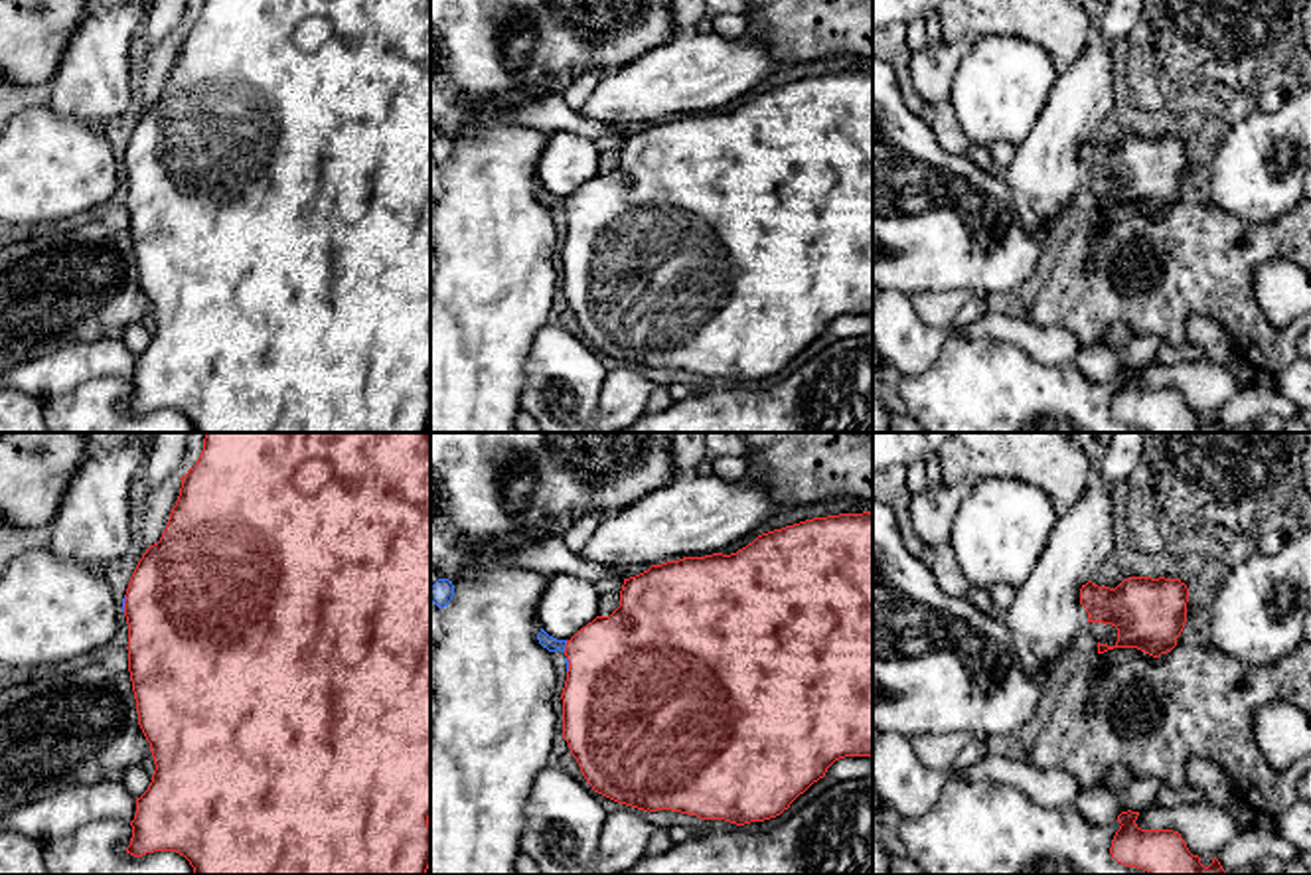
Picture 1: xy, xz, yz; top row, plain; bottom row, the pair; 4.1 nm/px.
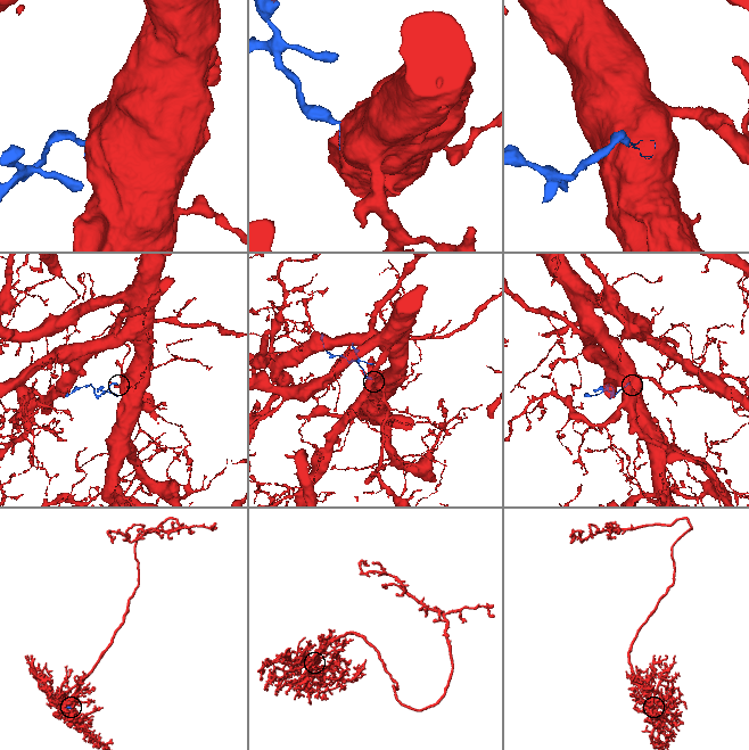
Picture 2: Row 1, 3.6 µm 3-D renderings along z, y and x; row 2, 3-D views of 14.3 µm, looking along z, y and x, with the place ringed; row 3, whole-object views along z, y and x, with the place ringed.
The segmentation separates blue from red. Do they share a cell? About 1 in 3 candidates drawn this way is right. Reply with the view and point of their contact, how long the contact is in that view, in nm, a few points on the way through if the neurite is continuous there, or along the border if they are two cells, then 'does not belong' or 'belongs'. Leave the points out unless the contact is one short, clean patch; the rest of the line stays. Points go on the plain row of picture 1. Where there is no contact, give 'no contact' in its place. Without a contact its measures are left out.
meets blue in xz at (565, 202); contact 50 nm long; runs through xz (545, 198), (565, 202), (615, 220), (620, 226); belongs

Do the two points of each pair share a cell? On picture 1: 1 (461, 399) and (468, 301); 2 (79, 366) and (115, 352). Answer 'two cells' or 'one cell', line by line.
1: one cell
2: one cell

